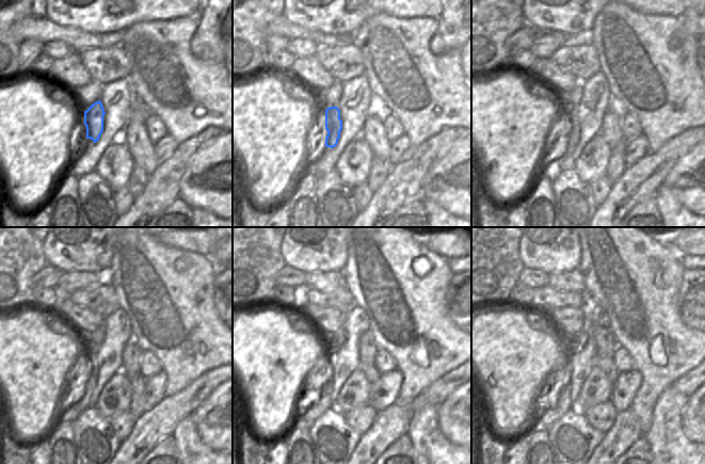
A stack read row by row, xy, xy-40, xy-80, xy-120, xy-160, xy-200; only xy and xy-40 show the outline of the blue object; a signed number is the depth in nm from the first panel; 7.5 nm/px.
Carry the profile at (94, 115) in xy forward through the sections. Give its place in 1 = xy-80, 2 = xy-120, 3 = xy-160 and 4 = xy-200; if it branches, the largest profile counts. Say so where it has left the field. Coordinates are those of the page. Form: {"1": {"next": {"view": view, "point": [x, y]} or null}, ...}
{"1": {"next": {"view": "xy-80", "point": [572, 139]}}, "2": {"next": {"view": "xy-120", "point": [83, 401]}}, "3": {"next": {"view": "xy-160", "point": [322, 403]}}, "4": {"next": {"view": "xy-200", "point": [561, 404]}}}

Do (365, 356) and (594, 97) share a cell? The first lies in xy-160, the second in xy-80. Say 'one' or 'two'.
two

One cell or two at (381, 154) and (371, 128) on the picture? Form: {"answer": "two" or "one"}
{"answer": "one"}

